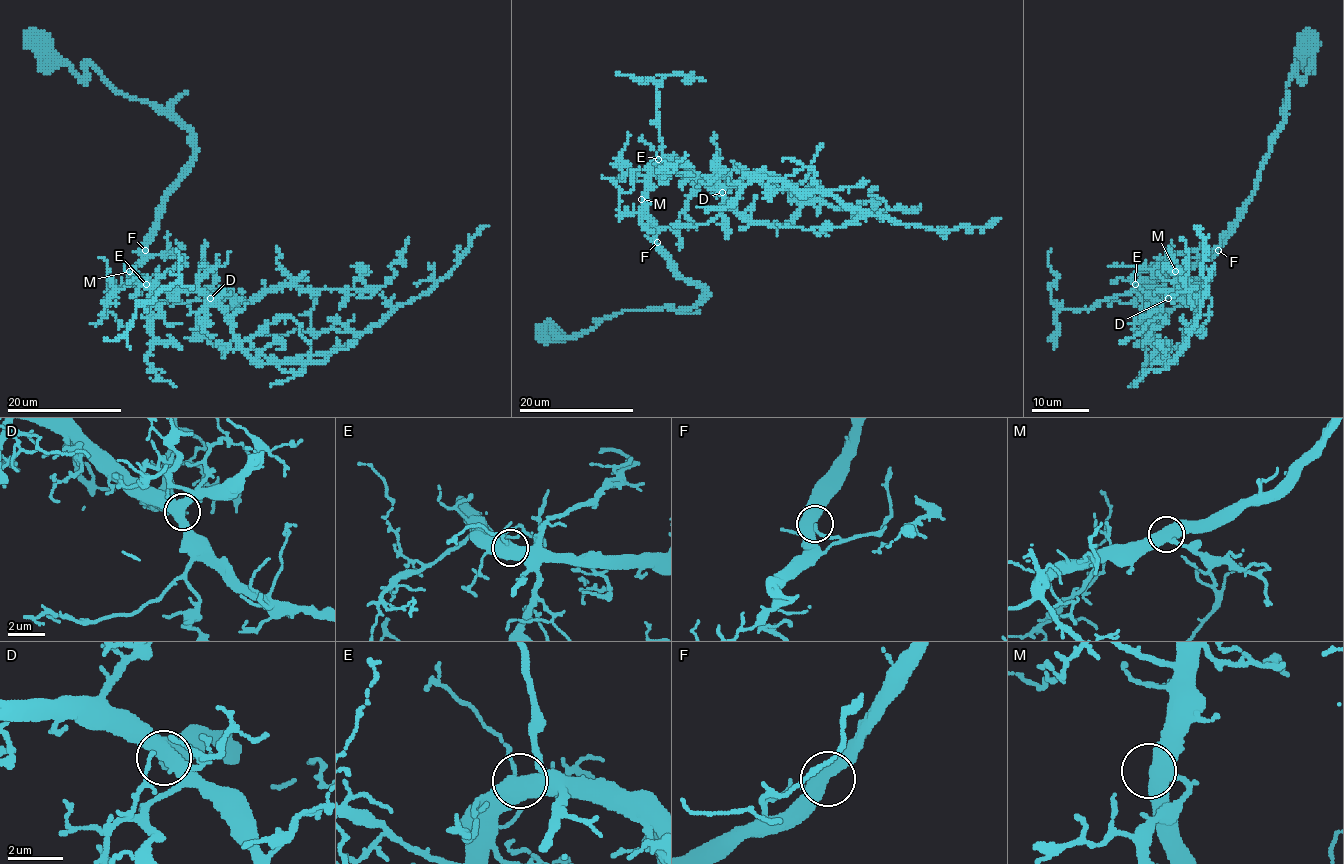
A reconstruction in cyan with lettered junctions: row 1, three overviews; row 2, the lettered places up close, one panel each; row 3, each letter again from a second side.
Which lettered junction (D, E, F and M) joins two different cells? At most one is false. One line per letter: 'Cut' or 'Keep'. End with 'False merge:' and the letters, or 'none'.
D: Keep
E: Keep
F: Keep
M: Keep
False merge: none

